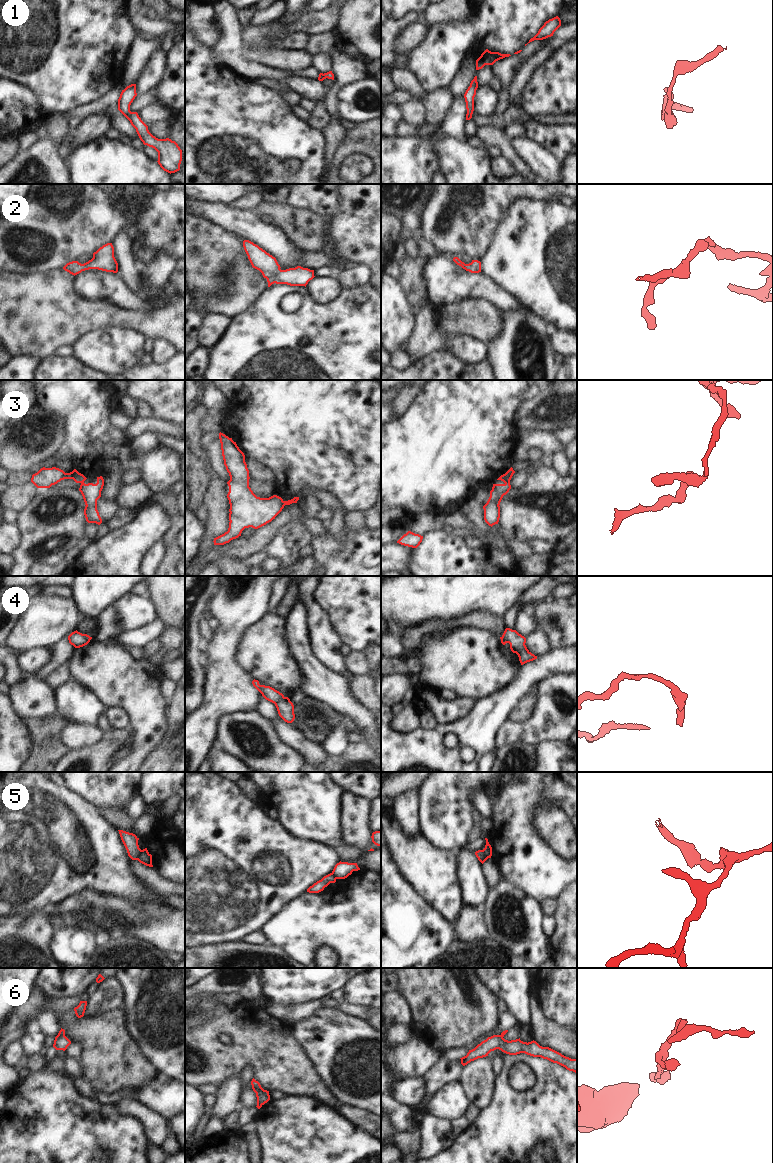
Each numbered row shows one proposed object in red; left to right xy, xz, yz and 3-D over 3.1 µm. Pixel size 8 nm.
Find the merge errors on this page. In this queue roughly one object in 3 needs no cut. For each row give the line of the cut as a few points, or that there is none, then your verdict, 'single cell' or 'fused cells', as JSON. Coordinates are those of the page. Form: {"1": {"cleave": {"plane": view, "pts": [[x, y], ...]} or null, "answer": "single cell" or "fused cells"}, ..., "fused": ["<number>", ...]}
{"1": {"cleave": null, "answer": "single cell"}, "2": {"cleave": null, "answer": "single cell"}, "3": {"cleave": {"plane": "yz", "pts": [[499, 477], [509, 483]]}, "answer": "fused cells"}, "4": {"cleave": {"plane": "xz", "pts": [[283, 696], [274, 703]]}, "answer": "fused cells"}, "5": {"cleave": {"plane": "xy", "pts": [[141, 850], [136, 859]]}, "answer": "fused cells"}, "6": {"cleave": {"plane": "xz", "pts": [[252, 1087], [257, 1087], [260, 1090]]}, "answer": "fused cells"}, "fused": ["3", "4", "5", "6"]}

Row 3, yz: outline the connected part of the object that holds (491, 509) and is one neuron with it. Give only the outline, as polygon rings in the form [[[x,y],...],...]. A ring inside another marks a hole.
[[[498,478],[503,484],[493,484],[492,490],[490,491],[490,497],[487,503],[483,506],[484,509],[484,520],[489,526],[498,524],[500,518],[500,502],[504,495],[506,495],[511,489],[509,482],[504,479]]]

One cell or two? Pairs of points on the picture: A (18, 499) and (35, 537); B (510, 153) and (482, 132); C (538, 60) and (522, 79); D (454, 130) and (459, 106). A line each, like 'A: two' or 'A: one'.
A: two
B: one
C: one
D: one

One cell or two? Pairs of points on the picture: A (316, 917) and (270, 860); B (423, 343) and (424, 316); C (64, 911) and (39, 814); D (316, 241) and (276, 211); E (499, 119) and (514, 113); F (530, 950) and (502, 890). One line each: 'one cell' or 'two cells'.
A: two cells
B: one cell
C: two cells
D: one cell
E: one cell
F: one cell

